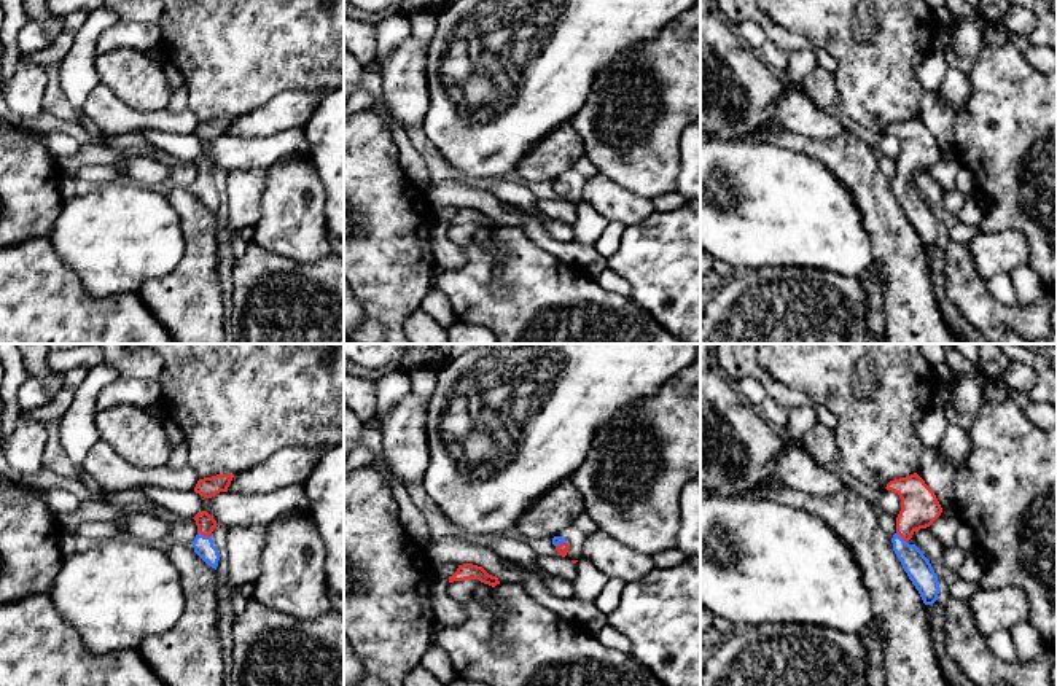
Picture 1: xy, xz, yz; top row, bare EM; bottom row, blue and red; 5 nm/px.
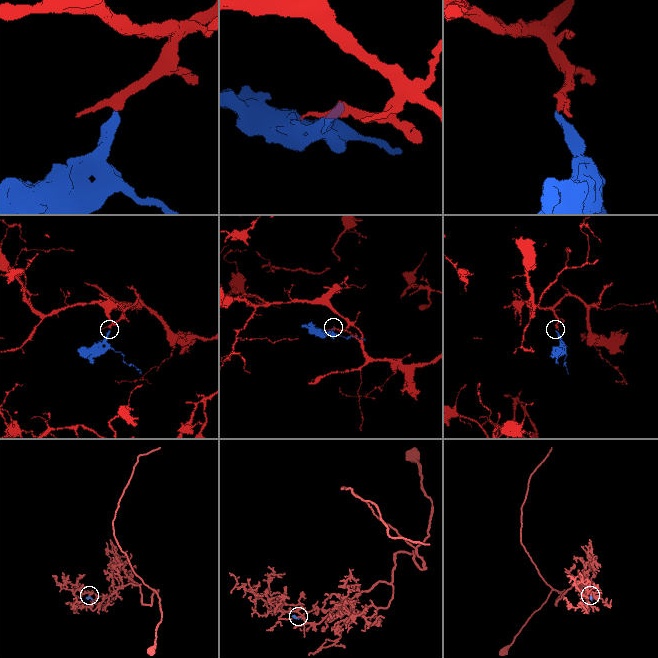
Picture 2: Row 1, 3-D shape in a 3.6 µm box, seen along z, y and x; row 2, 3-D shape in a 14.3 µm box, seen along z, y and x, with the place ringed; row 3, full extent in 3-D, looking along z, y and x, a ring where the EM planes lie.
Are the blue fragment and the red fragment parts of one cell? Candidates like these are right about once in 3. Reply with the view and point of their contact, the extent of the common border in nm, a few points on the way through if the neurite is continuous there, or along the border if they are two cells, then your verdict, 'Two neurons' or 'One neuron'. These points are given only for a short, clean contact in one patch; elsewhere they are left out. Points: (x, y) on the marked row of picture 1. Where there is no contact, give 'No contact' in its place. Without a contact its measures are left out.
Touches blue at xy (202, 535). Shared border 80 nm. Path across: xy (204, 548), (202, 535), (206, 524). One neuron

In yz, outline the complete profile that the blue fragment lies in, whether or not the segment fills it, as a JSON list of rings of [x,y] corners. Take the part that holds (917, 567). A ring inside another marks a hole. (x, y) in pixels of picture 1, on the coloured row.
[[[917,474],[890,481],[885,487],[899,495],[901,511],[896,517],[896,533],[891,538],[893,551],[925,605],[938,600],[939,581],[923,552],[907,541],[912,535],[930,527],[942,513],[934,492]]]

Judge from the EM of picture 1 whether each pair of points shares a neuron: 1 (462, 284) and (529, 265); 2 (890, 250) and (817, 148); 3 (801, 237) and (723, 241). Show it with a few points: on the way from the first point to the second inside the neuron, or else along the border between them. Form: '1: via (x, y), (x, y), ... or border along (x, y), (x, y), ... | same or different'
1: via (481, 301), (505, 301), (522, 284) | same
2: via (885, 223), (874, 196), (844, 166) | same
3: via (782, 237), (742, 237) | same

